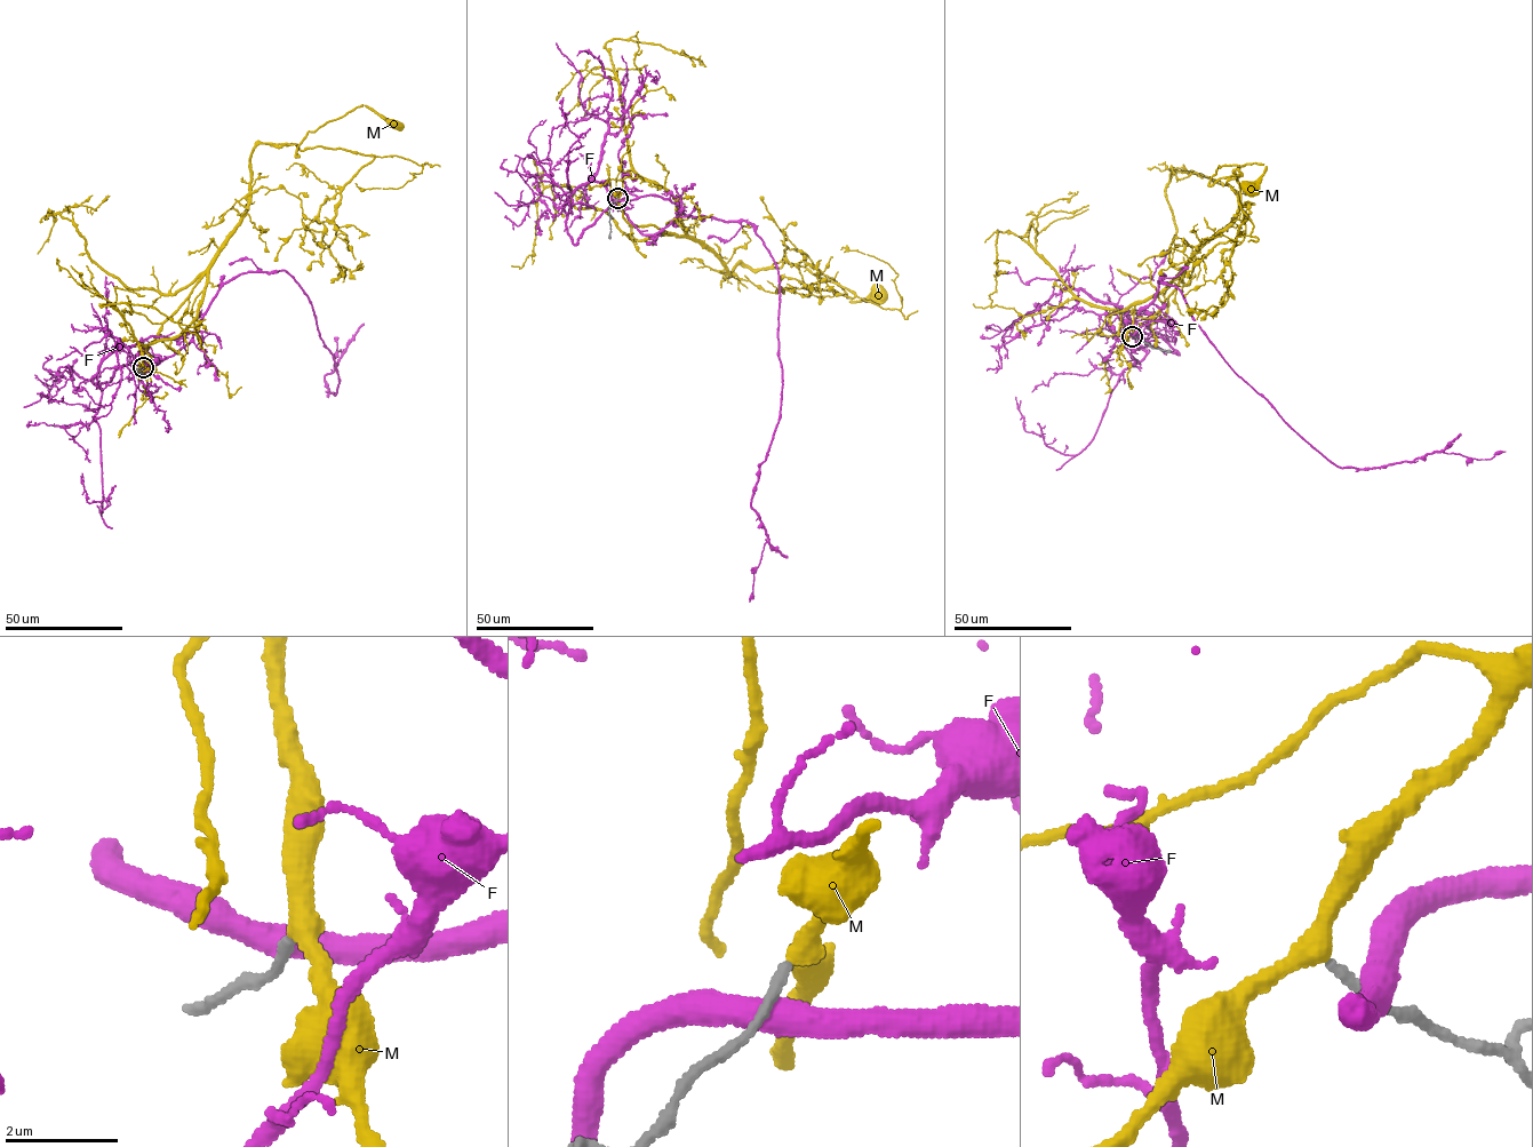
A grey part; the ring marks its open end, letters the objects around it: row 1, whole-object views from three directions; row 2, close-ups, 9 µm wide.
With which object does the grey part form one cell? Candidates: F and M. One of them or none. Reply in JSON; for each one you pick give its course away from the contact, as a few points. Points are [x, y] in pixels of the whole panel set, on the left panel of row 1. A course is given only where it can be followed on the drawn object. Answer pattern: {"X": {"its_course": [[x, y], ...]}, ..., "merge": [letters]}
{"M": {"its_course": [[143, 366], [161, 325], [246, 209], [253, 149], [292, 144], [296, 157], [309, 132], [361, 105], [394, 124]]}, "merge": ["M"]}

